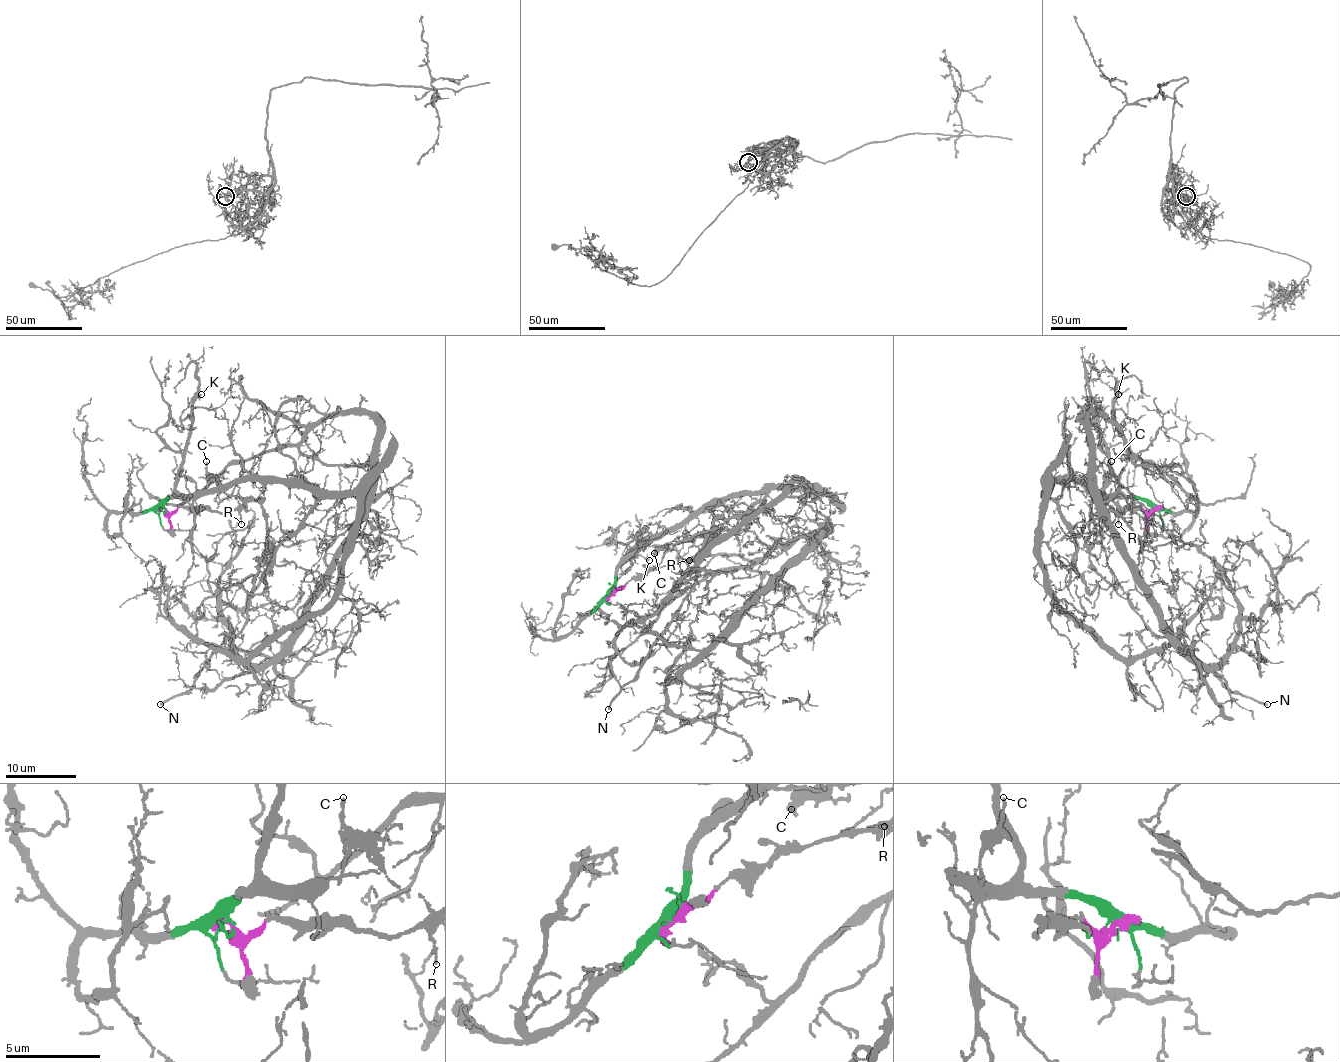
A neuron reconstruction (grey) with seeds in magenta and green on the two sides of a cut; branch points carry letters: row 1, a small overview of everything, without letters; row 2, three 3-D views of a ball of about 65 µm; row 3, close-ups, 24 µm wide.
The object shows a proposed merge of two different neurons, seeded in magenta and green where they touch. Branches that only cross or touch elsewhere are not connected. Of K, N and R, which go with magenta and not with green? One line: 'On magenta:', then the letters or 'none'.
On magenta: N, R

